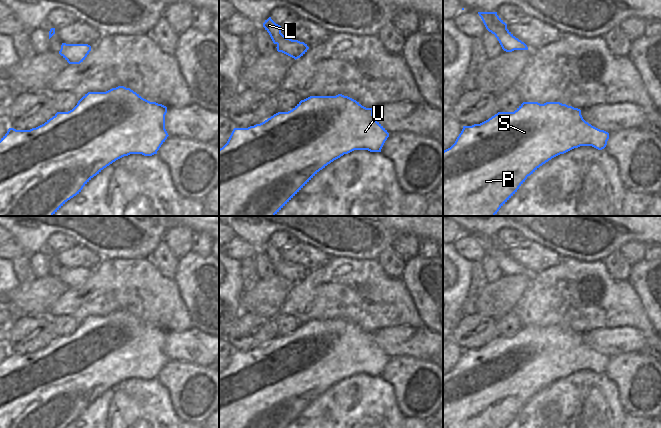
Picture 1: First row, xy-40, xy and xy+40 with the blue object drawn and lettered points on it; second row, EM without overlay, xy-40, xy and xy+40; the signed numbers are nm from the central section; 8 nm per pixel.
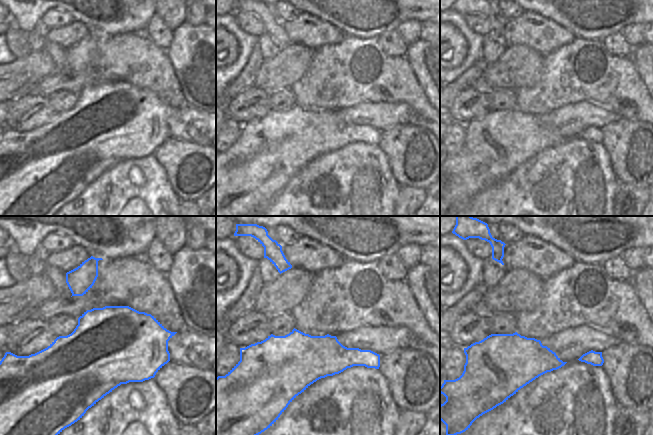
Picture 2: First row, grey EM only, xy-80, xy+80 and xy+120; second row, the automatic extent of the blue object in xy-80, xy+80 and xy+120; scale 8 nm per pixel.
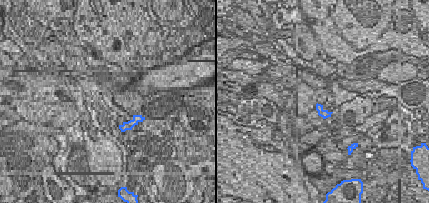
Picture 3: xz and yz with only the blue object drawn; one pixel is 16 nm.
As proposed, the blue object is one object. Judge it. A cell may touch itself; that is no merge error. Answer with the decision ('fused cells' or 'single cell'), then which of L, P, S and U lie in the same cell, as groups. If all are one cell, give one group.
single cell; groups L P S U

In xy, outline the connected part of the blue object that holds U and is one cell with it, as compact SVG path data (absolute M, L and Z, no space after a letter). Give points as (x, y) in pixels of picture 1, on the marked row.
M310 96L301 100L292 110L278 112L260 124L248 128L234 128L227 143L219 149L219 216L275 216L320 170L334 160L354 150L381 152L389 137L387 130L375 119L373 108L366 108L356 100L336 96Z

